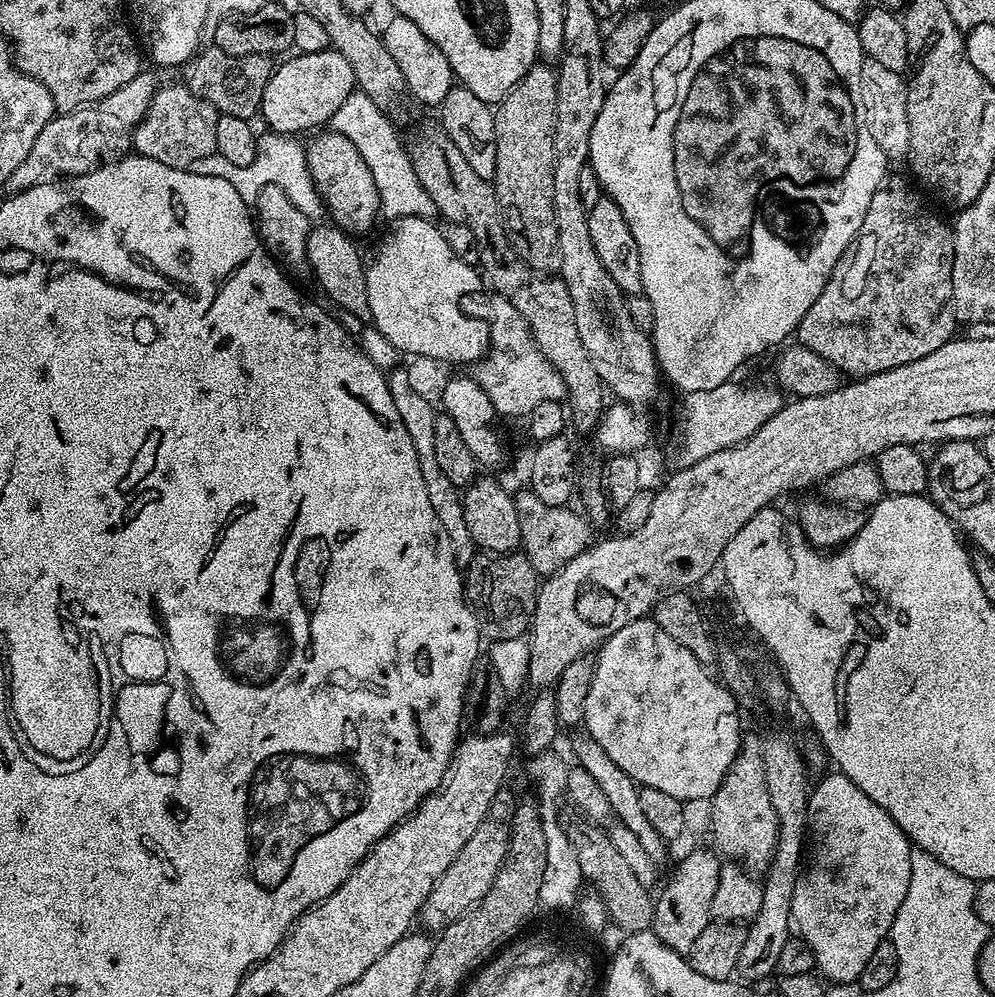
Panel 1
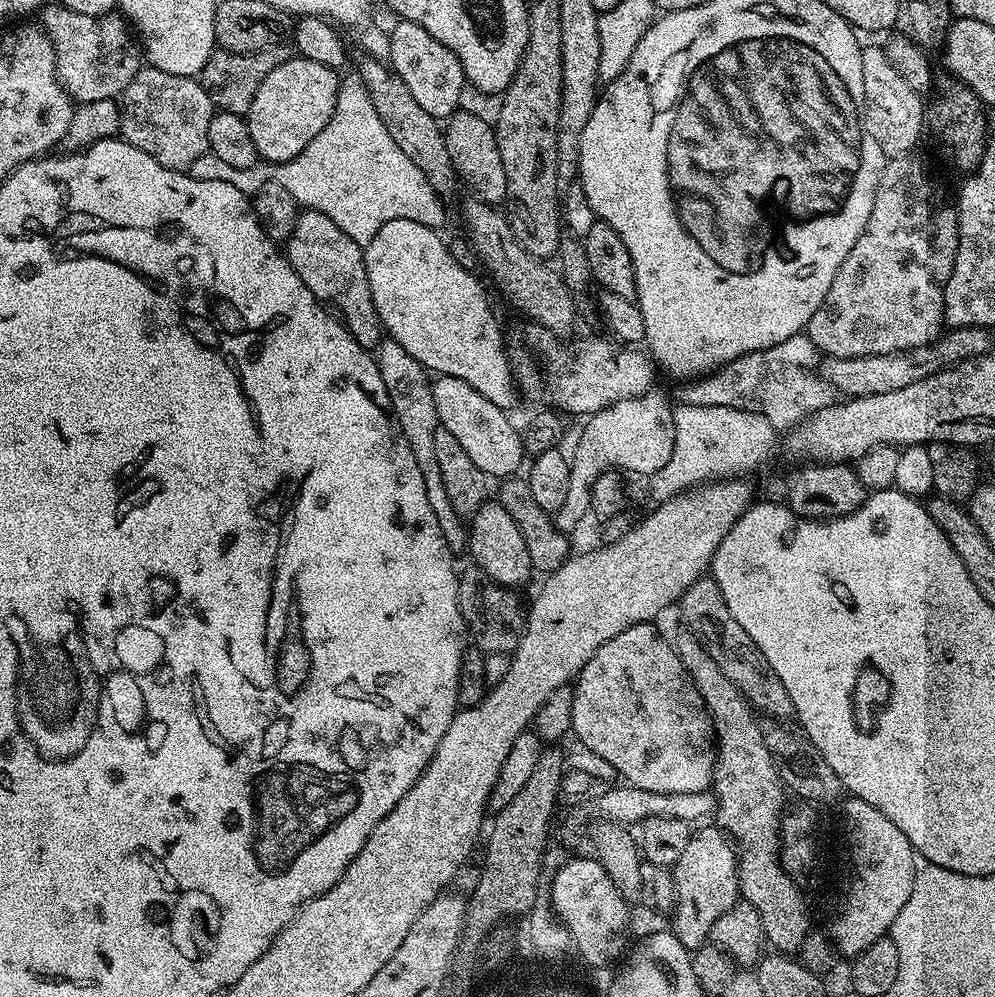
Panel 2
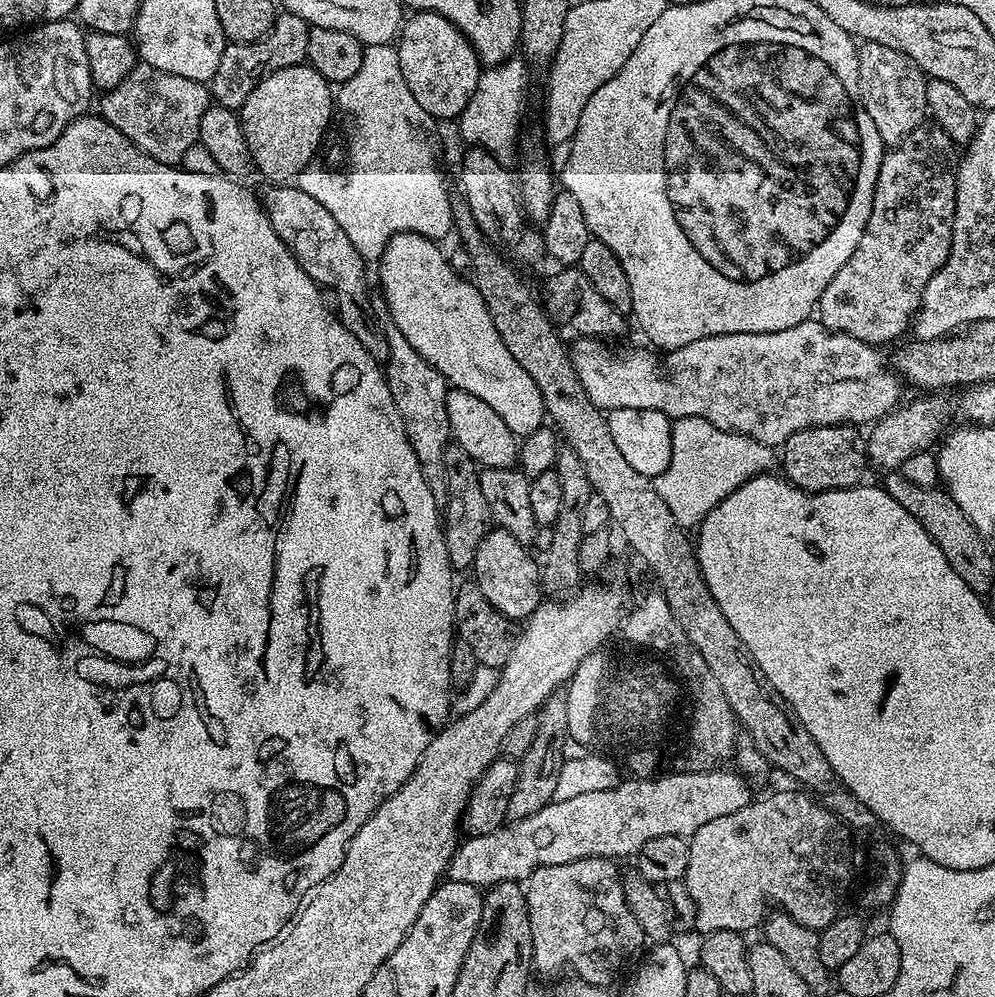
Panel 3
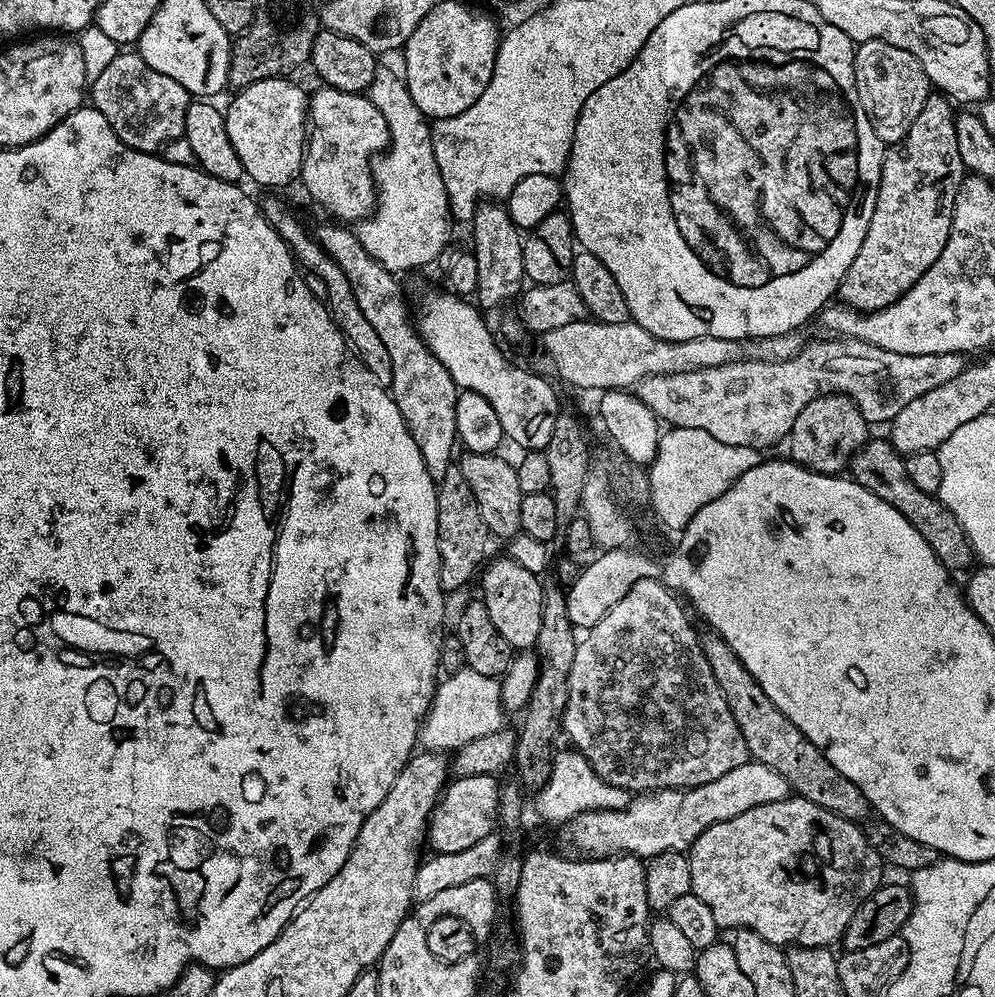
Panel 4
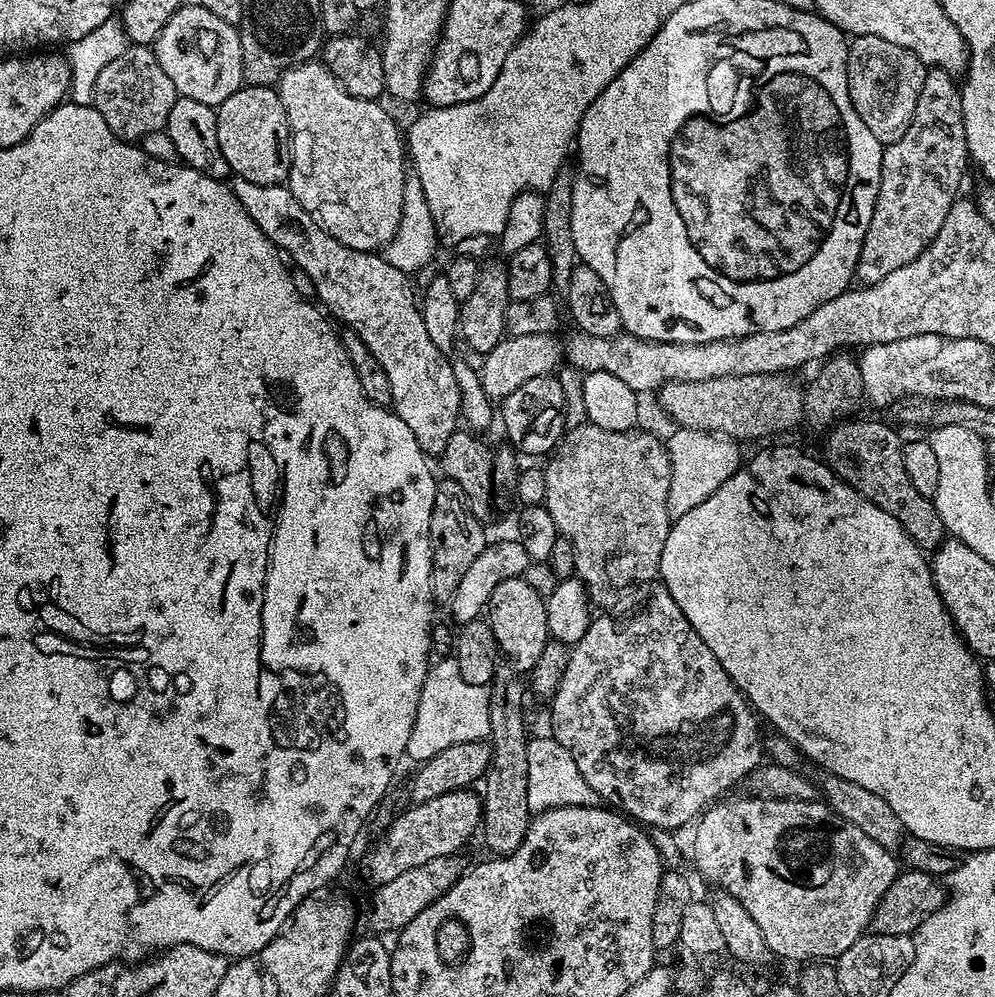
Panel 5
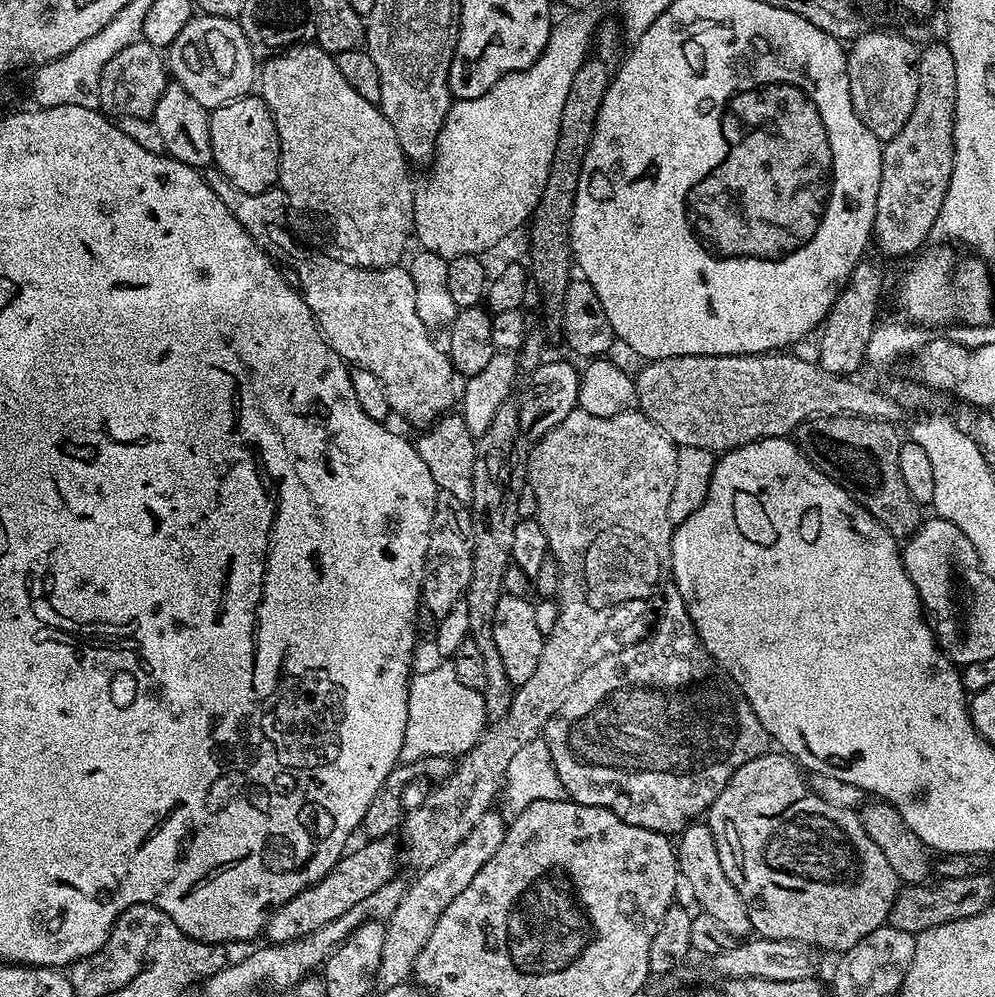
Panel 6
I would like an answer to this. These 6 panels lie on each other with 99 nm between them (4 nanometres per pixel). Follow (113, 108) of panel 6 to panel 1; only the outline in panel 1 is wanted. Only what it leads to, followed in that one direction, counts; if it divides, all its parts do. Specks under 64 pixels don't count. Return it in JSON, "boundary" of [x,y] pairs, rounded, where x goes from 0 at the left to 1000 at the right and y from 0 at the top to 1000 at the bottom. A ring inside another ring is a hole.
{"boundary":[[[184,83],[158,87],[155,98],[133,135],[136,155],[155,158],[163,166],[187,169],[199,158],[207,158],[217,151],[215,130],[219,130],[221,113],[211,102],[199,98]]]}

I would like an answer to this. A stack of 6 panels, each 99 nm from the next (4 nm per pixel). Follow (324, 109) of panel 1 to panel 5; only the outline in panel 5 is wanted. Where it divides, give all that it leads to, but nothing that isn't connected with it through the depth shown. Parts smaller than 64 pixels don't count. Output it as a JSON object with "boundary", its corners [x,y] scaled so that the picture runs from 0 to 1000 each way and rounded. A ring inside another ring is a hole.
{"boundary":[[[264,84],[243,86],[217,108],[219,146],[234,178],[256,185],[285,185],[293,155],[289,149],[289,119],[276,87]]]}

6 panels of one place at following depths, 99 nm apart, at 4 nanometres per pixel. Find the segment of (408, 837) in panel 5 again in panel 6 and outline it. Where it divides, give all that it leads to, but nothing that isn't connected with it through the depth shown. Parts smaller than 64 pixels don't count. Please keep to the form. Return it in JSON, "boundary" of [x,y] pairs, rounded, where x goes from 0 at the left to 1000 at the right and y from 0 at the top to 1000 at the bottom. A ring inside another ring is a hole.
{"boundary":[[[385,839],[382,843],[366,845],[363,851],[355,850],[347,854],[341,865],[324,882],[301,895],[295,901],[291,901],[291,905],[278,911],[269,920],[268,942],[274,947],[286,947],[304,941],[316,933],[321,933],[323,929],[328,929],[328,925],[336,925],[336,921],[344,921],[344,917],[348,917],[348,913],[353,913],[355,909],[360,909],[364,901],[372,901],[376,893],[388,889],[388,885],[399,882],[400,847],[398,851],[396,844],[394,839]]]}

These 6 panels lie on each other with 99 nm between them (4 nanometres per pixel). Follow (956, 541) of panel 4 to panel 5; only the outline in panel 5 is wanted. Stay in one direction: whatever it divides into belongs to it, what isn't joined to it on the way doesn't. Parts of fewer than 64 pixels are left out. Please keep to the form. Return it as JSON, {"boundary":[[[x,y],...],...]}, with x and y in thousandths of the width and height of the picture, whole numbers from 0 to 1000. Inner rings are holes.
{"boundary":[[[860,420],[841,424],[831,434],[827,460],[834,463],[836,472],[855,489],[862,491],[862,495],[903,520],[903,528],[915,536],[925,551],[933,556],[940,554],[951,541],[951,531],[940,505],[934,498],[923,495],[911,476],[911,466],[907,464],[910,442],[905,441],[904,435],[894,426],[884,421]]]}

